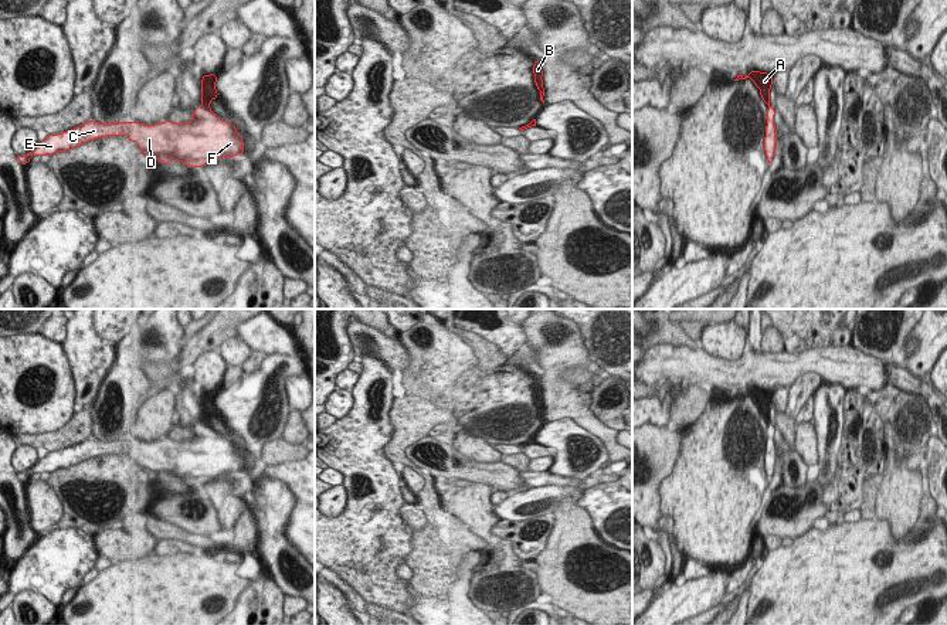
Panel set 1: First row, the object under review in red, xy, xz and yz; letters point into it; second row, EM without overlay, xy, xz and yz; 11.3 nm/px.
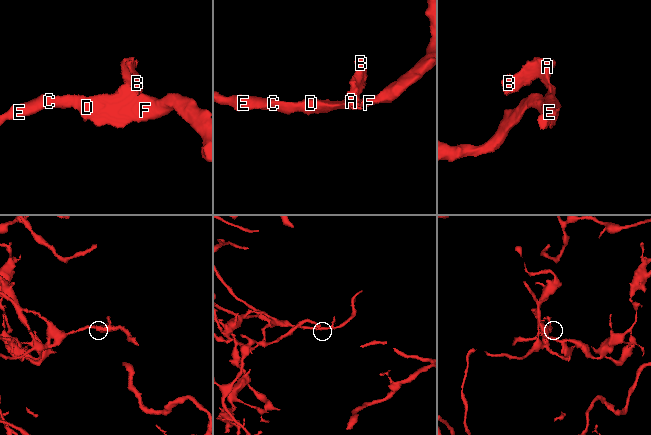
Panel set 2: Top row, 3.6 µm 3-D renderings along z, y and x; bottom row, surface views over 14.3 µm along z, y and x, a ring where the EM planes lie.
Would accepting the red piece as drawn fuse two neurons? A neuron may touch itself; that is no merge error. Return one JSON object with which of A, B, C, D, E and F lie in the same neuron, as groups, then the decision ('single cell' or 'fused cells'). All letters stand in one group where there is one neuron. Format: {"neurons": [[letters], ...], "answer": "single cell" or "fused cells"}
{"neurons": [["A", "B"], ["C", "D", "E", "F"]], "answer": "fused cells"}

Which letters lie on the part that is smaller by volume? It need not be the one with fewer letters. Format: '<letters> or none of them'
A, B

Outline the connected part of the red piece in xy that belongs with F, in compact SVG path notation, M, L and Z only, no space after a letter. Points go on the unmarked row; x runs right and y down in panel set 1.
M206 422L194 427L193 435L181 442L174 438L153 442L88 438L67 449L48 452L31 469L17 473L17 476L21 482L28 482L33 473L52 473L108 454L126 454L130 459L138 461L145 476L153 473L163 483L174 476L184 483L201 486L214 476L244 472L244 458L234 441L220 437Z

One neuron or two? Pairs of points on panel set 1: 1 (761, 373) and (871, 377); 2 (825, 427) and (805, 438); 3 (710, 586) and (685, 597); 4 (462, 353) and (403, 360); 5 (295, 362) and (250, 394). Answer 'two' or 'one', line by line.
1: one
2: two
3: one
4: two
5: one

